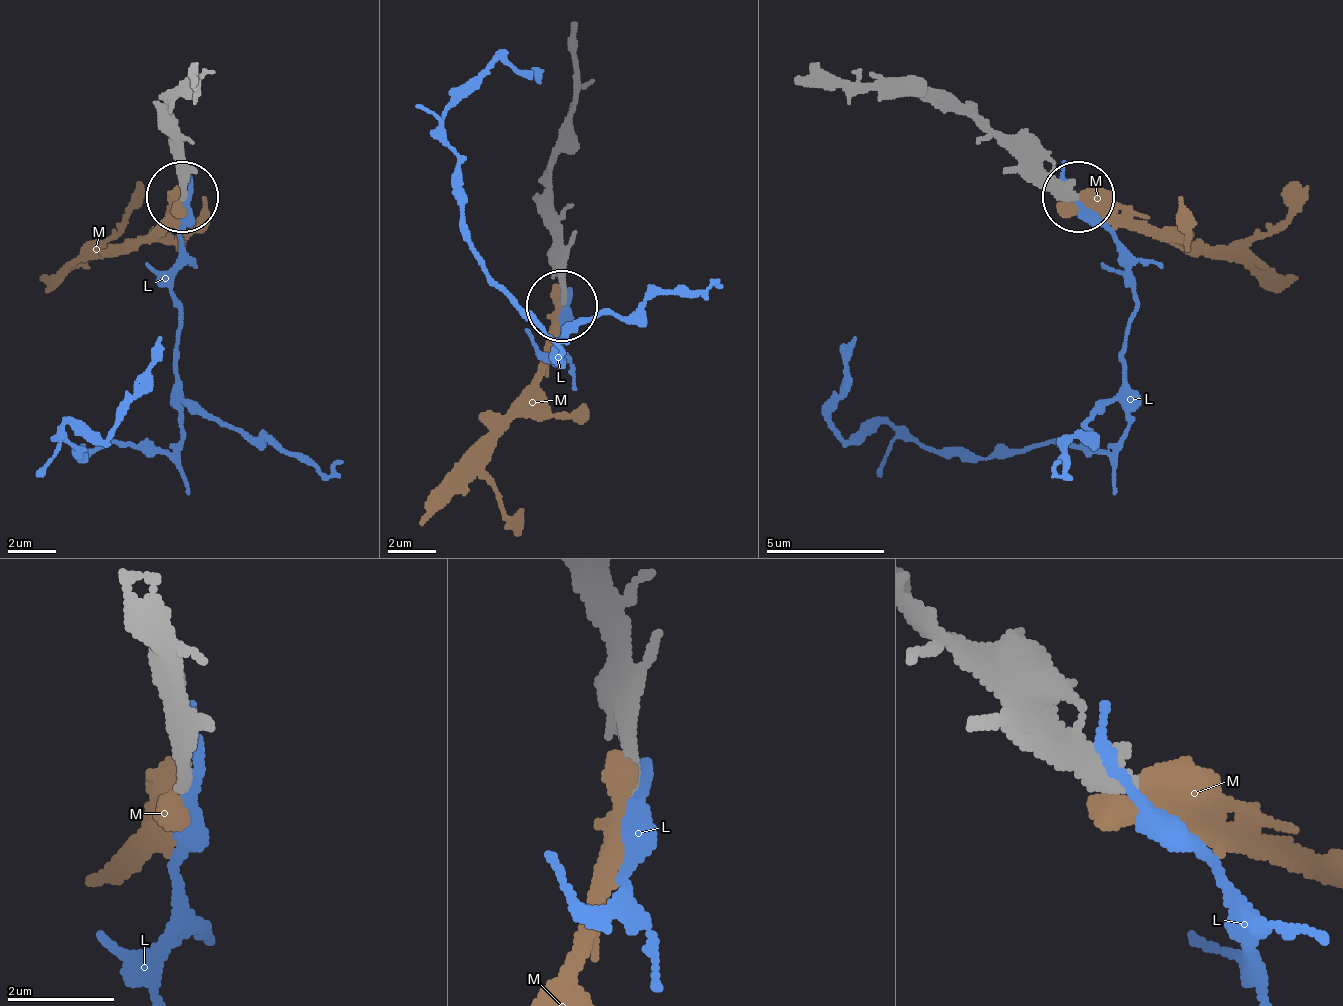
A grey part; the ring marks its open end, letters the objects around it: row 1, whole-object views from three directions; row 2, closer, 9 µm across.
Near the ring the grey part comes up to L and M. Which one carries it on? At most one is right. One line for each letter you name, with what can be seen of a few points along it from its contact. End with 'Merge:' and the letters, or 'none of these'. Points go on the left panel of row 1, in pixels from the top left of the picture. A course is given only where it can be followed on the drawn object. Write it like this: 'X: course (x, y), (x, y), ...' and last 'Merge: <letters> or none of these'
M: course (184, 201), (172, 213), (112, 249), (106, 243), (136, 183)
Merge: M

